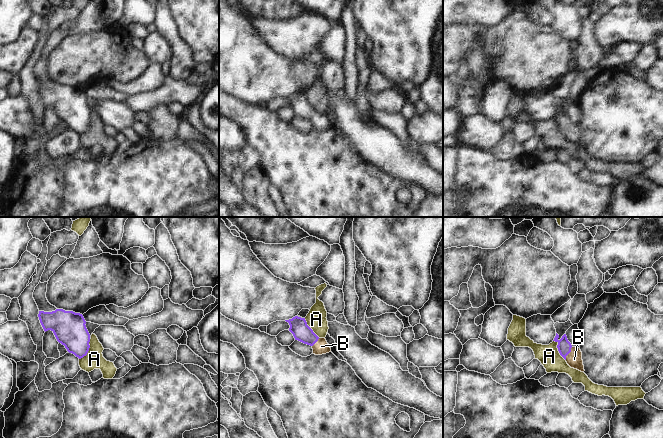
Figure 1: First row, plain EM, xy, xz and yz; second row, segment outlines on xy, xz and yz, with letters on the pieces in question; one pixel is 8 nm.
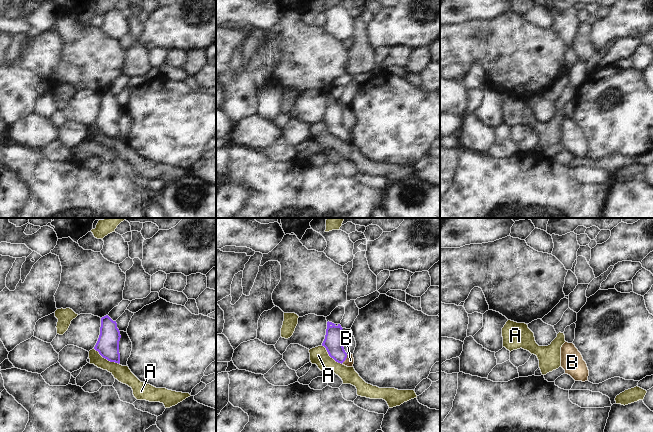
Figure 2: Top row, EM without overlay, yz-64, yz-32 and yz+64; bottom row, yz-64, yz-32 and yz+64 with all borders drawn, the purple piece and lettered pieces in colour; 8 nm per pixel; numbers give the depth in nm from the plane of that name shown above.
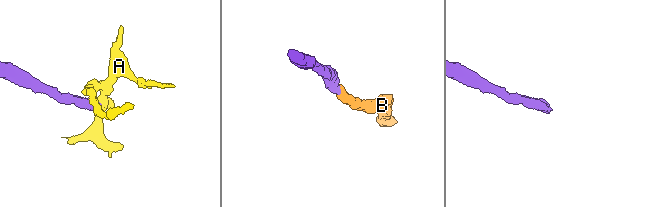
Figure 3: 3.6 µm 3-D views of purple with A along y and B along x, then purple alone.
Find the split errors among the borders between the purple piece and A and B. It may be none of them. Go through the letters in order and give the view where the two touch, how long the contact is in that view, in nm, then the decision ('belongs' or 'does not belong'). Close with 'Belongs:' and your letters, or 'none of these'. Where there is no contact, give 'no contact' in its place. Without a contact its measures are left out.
A: contact in xy; length 190 nm; does not belong
B: contact in yz; length 120 nm; belongs
Belongs: B

